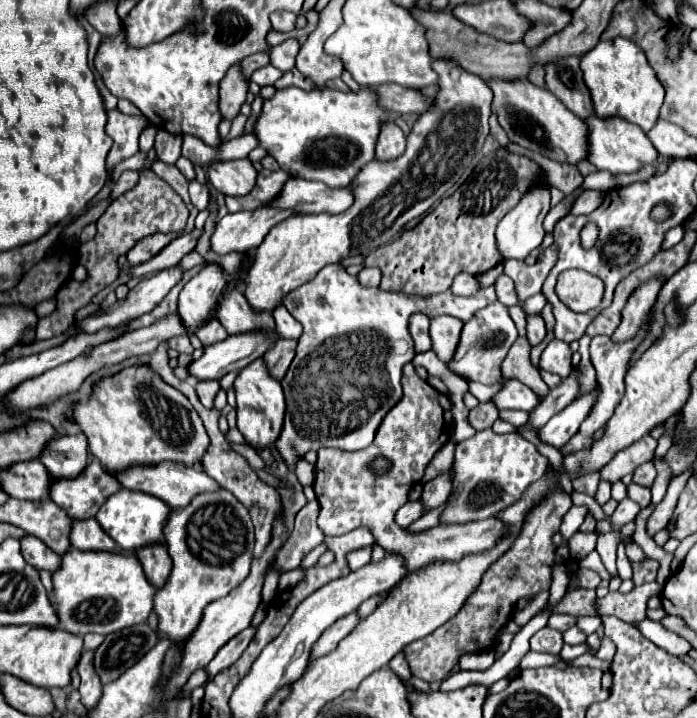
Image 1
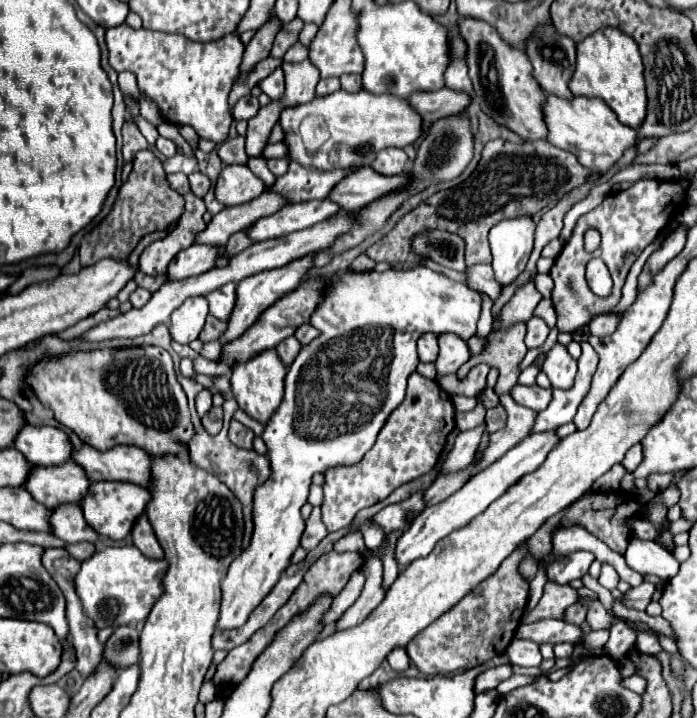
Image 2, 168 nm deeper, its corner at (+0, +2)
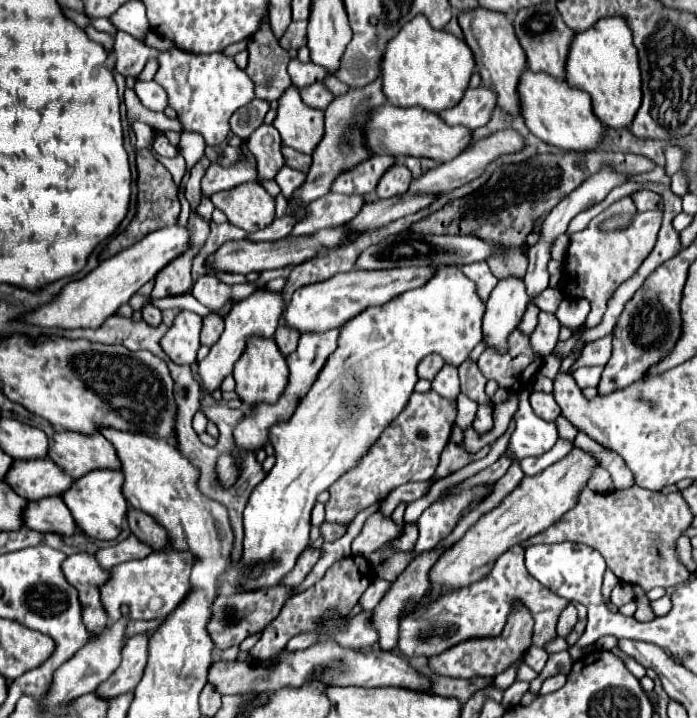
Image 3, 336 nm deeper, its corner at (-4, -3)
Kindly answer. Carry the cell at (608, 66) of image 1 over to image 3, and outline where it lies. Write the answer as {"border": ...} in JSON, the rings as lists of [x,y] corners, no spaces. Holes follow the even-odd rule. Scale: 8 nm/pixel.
{"border":[[[604,17],[590,29],[574,35],[566,61],[566,81],[590,95],[592,111],[606,127],[620,129],[632,123],[642,97],[640,69],[632,31],[622,17]]]}

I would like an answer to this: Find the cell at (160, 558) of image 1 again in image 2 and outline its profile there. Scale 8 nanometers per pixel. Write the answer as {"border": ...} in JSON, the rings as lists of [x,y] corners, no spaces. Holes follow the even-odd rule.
{"border":[[[140,516],[140,520],[136,522],[136,528],[132,528],[132,544],[148,558],[154,558],[154,560],[160,560],[164,558],[164,550],[162,546],[158,544],[158,538],[148,522],[146,516]]]}

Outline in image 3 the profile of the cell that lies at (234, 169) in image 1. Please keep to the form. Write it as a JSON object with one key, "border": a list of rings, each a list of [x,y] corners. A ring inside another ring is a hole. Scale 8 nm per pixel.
{"border":[[[258,181],[218,191],[210,199],[214,207],[226,213],[234,227],[244,229],[248,235],[268,227],[274,221],[274,199]]]}

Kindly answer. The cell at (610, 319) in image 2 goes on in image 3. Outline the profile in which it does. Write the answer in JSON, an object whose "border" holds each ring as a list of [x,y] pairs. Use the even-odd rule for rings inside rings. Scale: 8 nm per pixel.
{"border":[[[604,337],[598,341],[592,341],[586,345],[586,349],[582,351],[576,367],[590,367],[590,365],[606,365],[610,359],[610,351],[612,351],[612,337]]]}

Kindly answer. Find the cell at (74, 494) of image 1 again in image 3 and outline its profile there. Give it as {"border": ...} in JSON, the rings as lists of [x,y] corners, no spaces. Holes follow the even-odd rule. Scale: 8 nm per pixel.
{"border":[[[48,457],[44,459],[16,459],[8,469],[4,481],[24,499],[36,501],[50,495],[60,495],[72,479],[62,473],[62,469],[52,463]]]}

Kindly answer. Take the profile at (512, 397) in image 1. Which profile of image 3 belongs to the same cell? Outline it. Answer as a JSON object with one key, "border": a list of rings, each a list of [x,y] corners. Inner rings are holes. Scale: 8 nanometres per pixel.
{"border":[[[532,393],[530,395],[530,405],[538,417],[544,421],[554,421],[560,415],[560,407],[556,405],[554,397],[550,393]]]}

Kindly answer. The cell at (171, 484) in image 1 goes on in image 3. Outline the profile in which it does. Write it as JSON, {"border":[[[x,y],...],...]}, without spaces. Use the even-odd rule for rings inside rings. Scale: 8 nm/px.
{"border":[[[60,429],[52,437],[48,457],[72,479],[92,469],[120,469],[116,451],[100,433],[84,435]]]}

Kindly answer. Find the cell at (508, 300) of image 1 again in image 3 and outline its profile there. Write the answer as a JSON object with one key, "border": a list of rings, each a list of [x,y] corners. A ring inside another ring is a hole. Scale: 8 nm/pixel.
{"border":[[[480,261],[480,263],[472,263],[472,265],[464,265],[464,267],[462,267],[462,273],[464,273],[468,279],[476,281],[478,293],[480,293],[480,297],[484,297],[484,301],[486,301],[488,293],[490,293],[490,291],[496,287],[496,283],[498,283],[498,279],[492,275],[488,263],[482,263],[482,261]]]}

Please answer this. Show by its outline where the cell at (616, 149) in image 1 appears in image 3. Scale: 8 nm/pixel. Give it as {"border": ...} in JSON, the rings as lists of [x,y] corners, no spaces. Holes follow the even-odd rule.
{"border":[[[524,69],[518,81],[520,115],[526,127],[544,143],[560,147],[564,151],[588,151],[598,147],[606,127],[594,117],[592,101],[580,89],[570,87],[564,79],[550,77],[548,73],[534,73]]]}

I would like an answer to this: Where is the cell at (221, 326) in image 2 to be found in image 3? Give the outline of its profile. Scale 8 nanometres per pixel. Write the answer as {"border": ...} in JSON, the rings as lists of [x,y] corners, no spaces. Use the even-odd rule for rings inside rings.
{"border":[[[208,315],[208,317],[204,317],[204,321],[202,321],[202,331],[200,331],[200,343],[212,347],[212,345],[218,341],[222,329],[224,329],[224,319],[222,319],[222,317],[218,317],[218,315]]]}

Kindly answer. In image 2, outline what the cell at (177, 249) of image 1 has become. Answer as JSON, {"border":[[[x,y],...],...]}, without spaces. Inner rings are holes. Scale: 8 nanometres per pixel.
{"border":[[[262,194],[246,204],[228,206],[218,212],[206,224],[206,228],[194,236],[194,242],[208,244],[212,248],[222,248],[232,234],[248,228],[248,224],[252,224],[252,220],[258,220],[260,216],[270,216],[272,212],[276,212],[276,208],[282,208],[284,204],[286,200],[276,194]]]}

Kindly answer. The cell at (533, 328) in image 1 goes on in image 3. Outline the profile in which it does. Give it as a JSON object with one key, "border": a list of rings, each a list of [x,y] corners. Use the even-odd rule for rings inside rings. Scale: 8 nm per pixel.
{"border":[[[540,313],[540,321],[538,327],[534,329],[534,333],[530,335],[530,343],[532,347],[542,355],[548,357],[552,353],[552,349],[558,343],[558,331],[560,331],[560,321],[556,319],[556,315],[552,313]]]}

